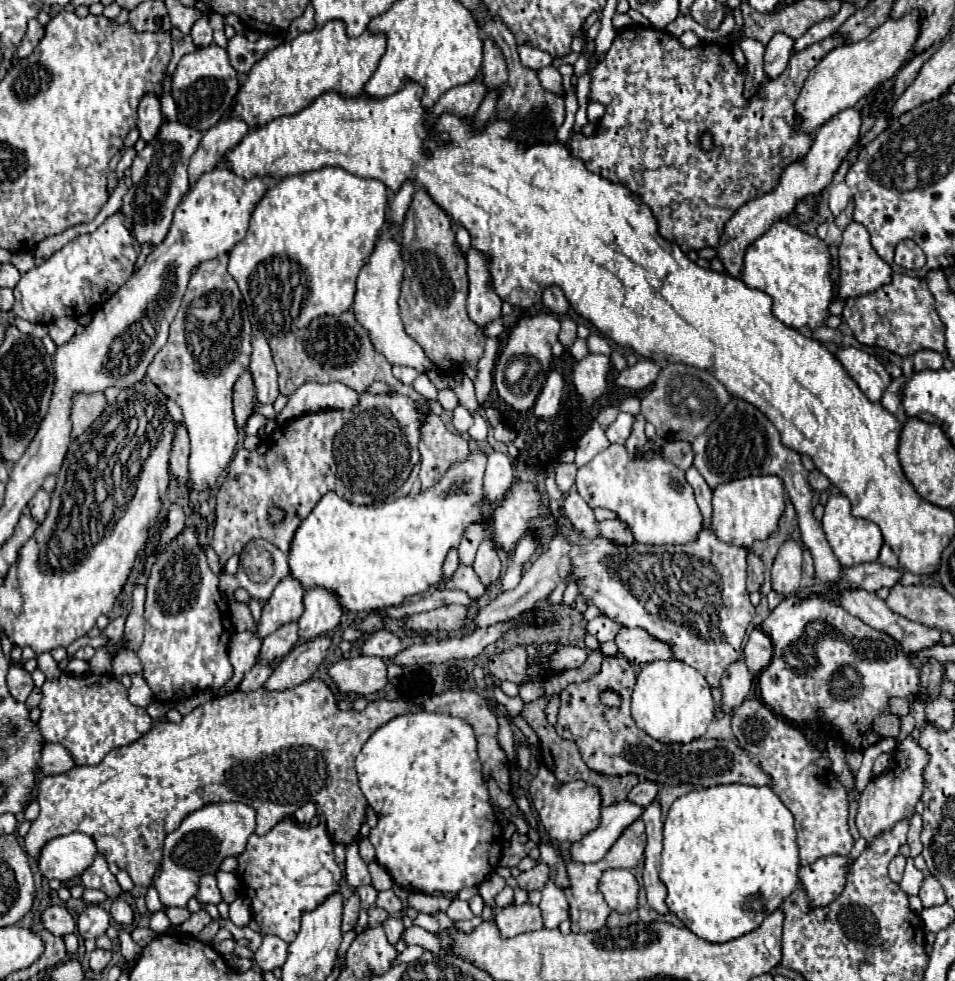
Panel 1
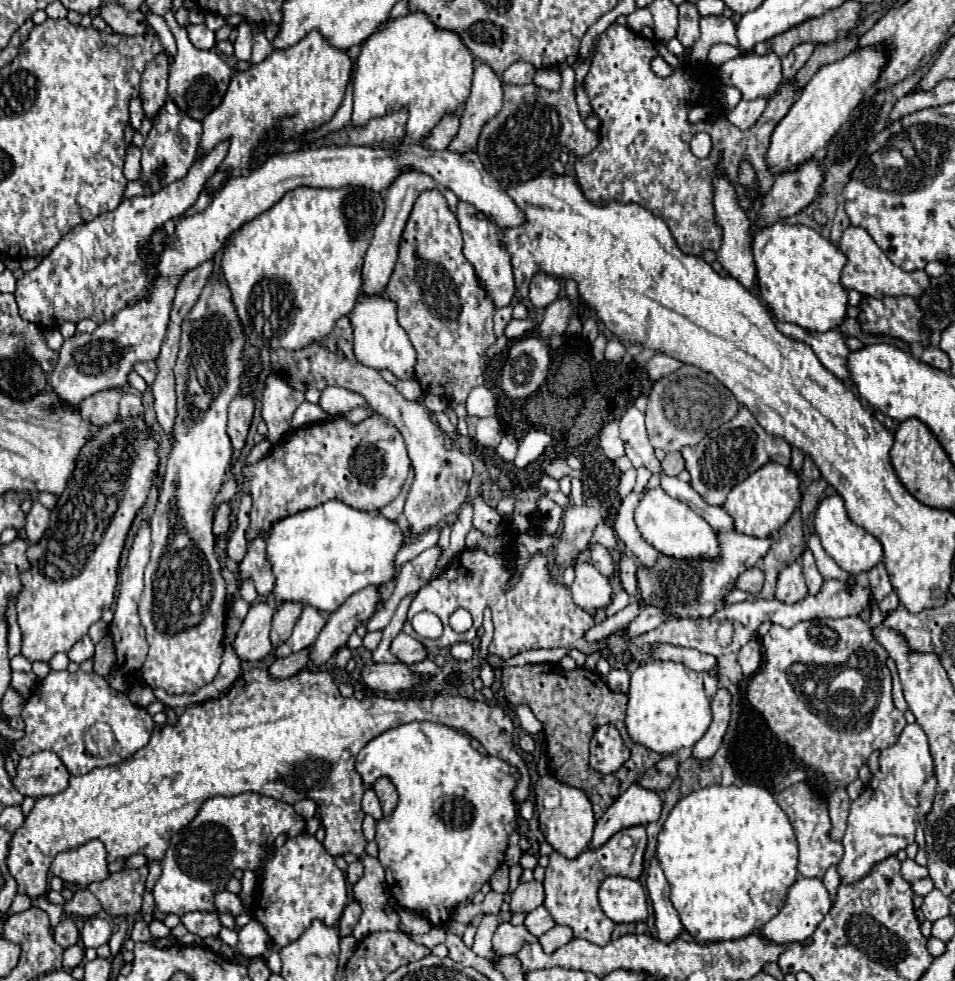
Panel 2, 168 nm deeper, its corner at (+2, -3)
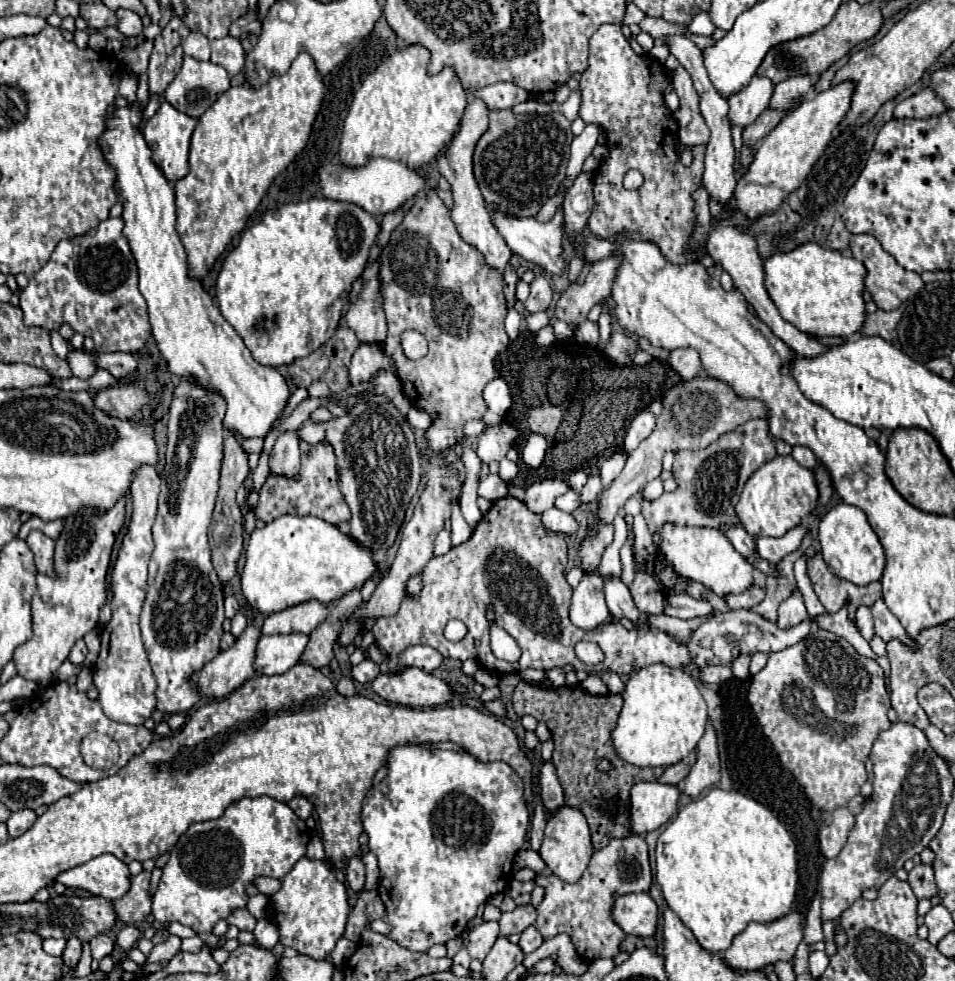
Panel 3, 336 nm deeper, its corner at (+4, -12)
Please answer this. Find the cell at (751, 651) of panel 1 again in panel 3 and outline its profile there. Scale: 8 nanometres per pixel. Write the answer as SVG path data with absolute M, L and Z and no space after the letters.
M740 654L734 662L732 662L732 672L736 678L746 680L748 678L748 664L750 664L750 656L748 654Z

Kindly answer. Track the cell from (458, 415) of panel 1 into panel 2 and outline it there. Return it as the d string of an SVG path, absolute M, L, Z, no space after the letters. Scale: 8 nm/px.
M474 387L466 399L466 411L474 417L486 417L496 413L496 399L488 387Z

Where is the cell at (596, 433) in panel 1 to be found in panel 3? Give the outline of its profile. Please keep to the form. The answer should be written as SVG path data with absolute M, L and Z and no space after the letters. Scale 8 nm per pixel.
M570 488L566 494L562 494L562 496L556 498L554 506L558 506L558 509L562 511L572 513L578 506L580 506L580 494L578 494L576 490Z

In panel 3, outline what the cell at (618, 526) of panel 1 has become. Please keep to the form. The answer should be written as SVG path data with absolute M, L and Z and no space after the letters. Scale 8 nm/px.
M544 480L544 482L534 482L526 488L524 492L524 502L530 510L534 512L544 512L554 504L558 496L566 493L568 484L562 480Z

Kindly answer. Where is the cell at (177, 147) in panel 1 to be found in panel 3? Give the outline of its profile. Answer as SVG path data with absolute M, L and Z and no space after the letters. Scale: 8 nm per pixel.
M162 102L158 112L144 126L144 138L154 154L154 162L162 168L162 172L170 182L176 182L188 172L188 148L190 148L190 136L194 132L194 126L196 126L194 118L178 112L168 102Z

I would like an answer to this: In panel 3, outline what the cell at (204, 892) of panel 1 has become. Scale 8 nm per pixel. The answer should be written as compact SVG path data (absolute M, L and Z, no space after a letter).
M236 910L226 920L228 920L228 924L238 926L240 930L254 930L254 926L256 926L256 918L248 910Z

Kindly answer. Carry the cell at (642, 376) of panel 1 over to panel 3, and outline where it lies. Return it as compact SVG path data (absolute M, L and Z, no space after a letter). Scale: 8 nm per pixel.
M678 348L670 354L668 364L682 376L682 380L692 380L702 372L700 354L694 348Z

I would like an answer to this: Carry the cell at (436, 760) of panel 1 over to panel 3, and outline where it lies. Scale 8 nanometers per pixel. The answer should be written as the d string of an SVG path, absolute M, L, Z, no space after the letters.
M410 744L410 746L396 746L390 752L390 772L388 776L378 782L376 786L372 786L362 802L362 828L368 834L368 848L370 852L376 854L378 864L380 864L380 890L388 892L390 902L384 902L386 906L386 924L390 926L390 938L396 940L398 944L402 944L404 948L410 948L412 952L428 952L430 946L434 944L446 944L448 940L460 936L468 922L476 916L478 906L486 904L494 894L500 894L506 890L506 886L510 884L510 874L512 874L512 860L516 856L516 852L522 848L524 840L526 840L526 832L528 832L528 822L530 822L530 814L528 814L528 806L524 802L522 796L524 788L522 788L522 780L518 780L518 774L504 762L492 762L492 764L482 764L478 760L474 760L470 754L466 752L454 752L454 750L426 750L424 746L418 744Z

